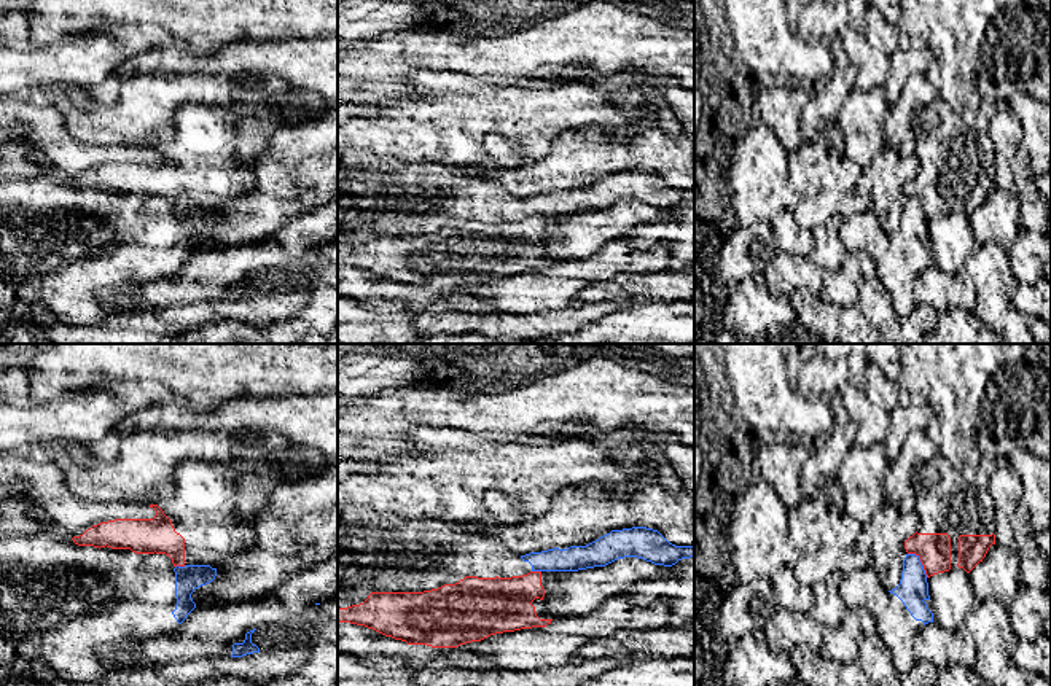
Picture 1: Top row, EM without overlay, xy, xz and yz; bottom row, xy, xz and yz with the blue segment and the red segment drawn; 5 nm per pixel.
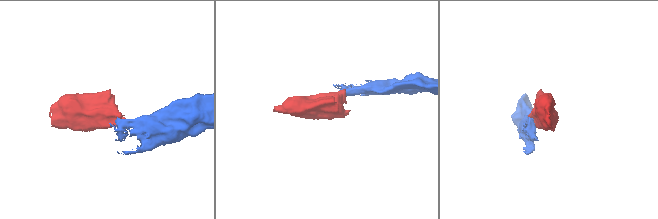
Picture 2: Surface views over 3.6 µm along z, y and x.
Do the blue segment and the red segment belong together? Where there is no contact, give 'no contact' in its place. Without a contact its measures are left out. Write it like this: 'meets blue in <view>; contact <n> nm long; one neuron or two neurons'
meets blue in yz; contact 160 nm long; two neurons

